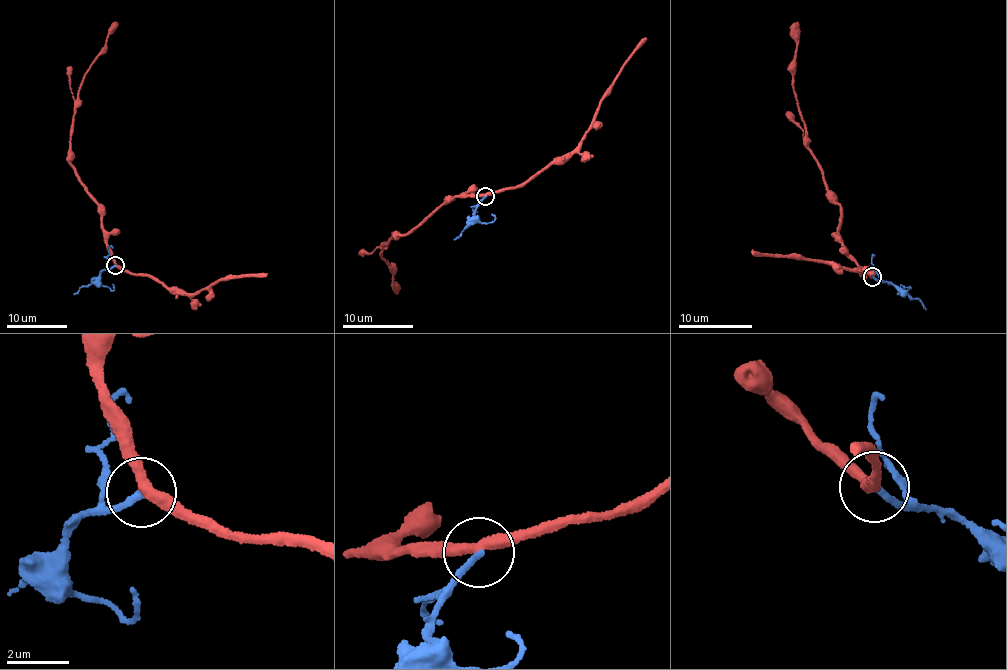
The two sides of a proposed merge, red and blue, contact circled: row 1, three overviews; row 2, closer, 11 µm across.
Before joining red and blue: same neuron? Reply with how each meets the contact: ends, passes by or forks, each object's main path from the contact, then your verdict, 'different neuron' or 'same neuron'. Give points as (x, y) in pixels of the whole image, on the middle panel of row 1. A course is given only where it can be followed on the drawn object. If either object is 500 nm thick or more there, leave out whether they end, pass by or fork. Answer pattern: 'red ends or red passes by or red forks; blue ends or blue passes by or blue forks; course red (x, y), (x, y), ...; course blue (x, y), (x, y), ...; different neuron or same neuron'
red passes by; blue ends; course red (486, 195), (455, 196), (404, 235), (383, 245), (380, 258), (393, 274), (392, 288), (398, 292); course blue (486, 196), (475, 211), (472, 224), (454, 240); different neuron

